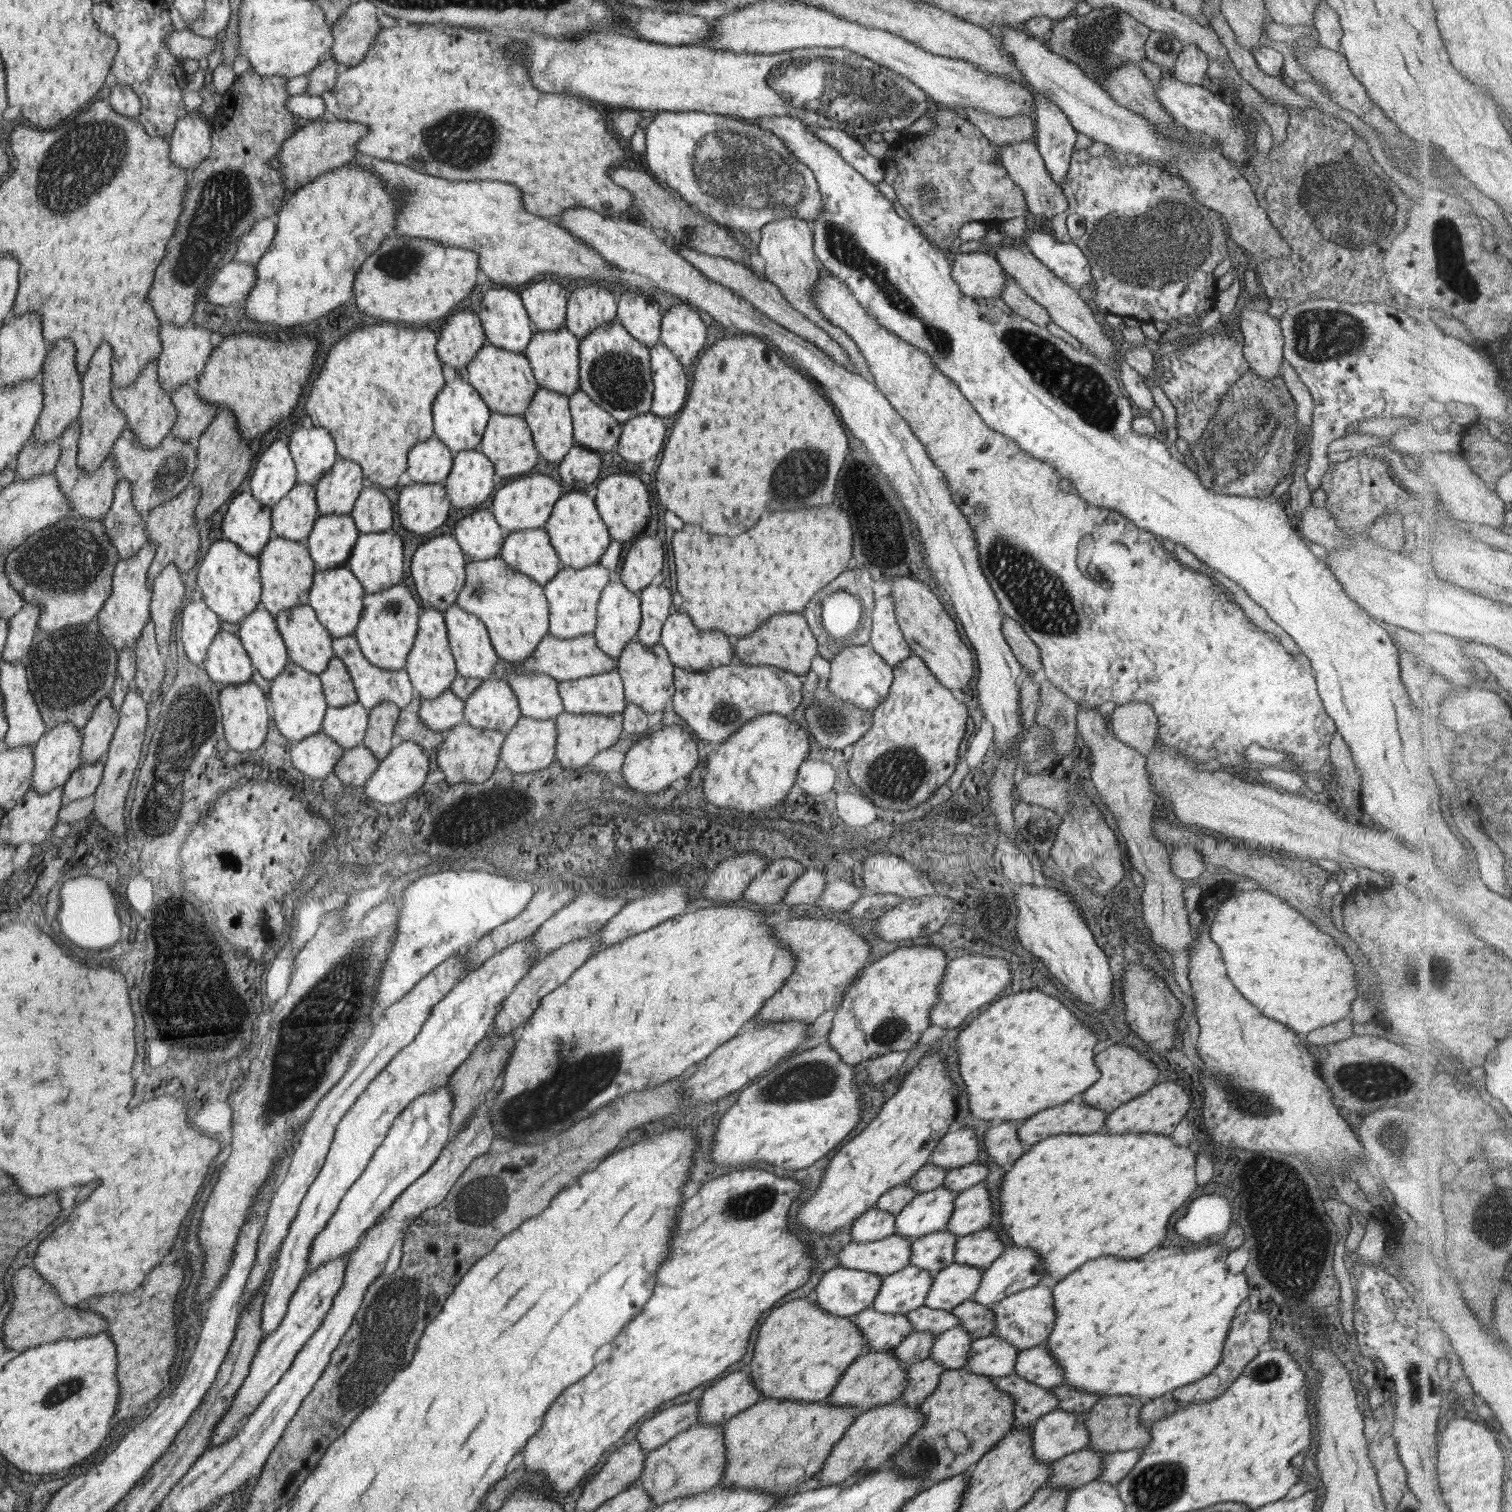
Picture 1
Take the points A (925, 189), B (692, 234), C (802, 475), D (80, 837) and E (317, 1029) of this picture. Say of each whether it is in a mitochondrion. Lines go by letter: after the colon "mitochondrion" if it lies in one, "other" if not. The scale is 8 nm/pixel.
A: other
B: mitochondrion
C: mitochondrion
D: other
E: mitochondrion

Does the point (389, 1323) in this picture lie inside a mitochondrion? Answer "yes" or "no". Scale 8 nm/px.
yes

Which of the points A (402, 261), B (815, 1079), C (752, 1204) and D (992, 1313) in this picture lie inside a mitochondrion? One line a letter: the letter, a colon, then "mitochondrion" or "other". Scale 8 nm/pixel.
A: mitochondrion
B: mitochondrion
C: mitochondrion
D: other

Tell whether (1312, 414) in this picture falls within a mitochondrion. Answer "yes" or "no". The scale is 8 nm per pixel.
no

